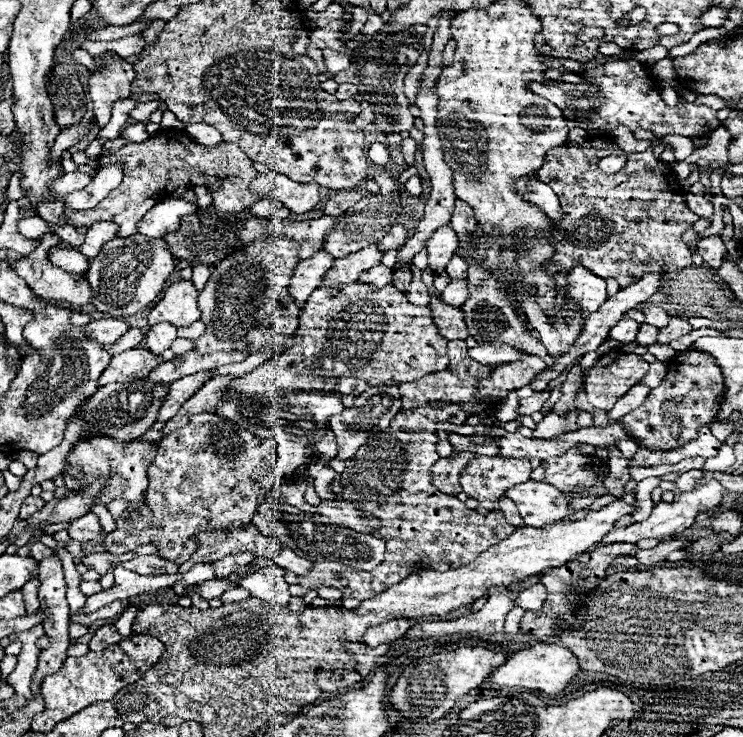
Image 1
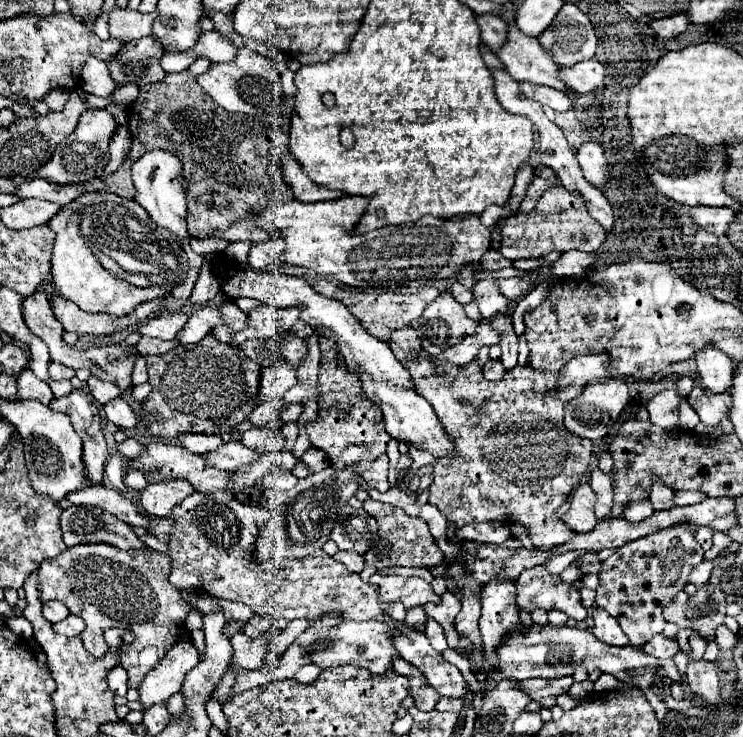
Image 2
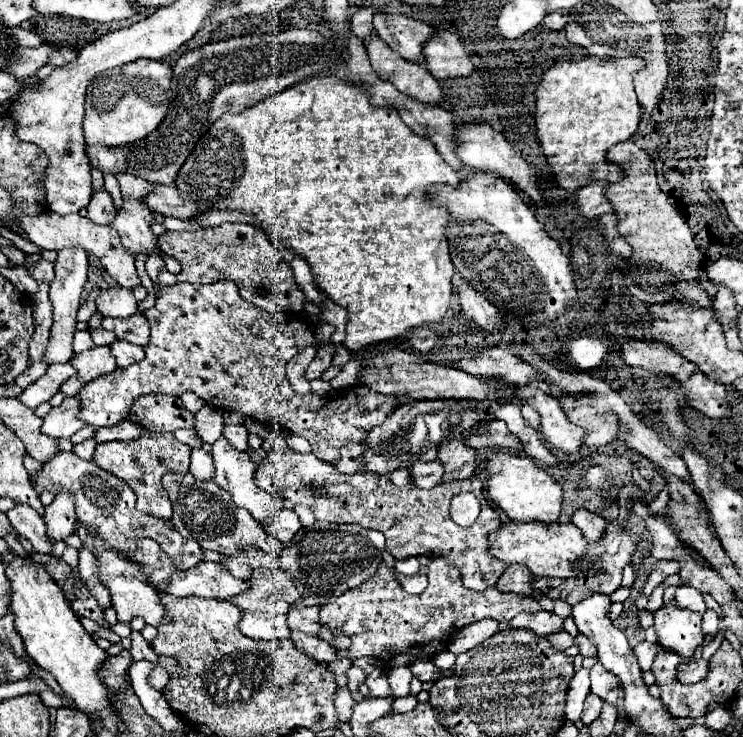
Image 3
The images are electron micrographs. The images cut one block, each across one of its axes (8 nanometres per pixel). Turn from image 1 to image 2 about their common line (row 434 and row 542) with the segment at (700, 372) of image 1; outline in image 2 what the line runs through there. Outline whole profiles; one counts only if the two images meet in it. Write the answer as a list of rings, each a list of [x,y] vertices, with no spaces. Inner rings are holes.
[[[666,528],[624,544],[602,562],[596,604],[618,620],[624,634],[630,638],[630,646],[642,648],[652,636],[664,630],[664,606],[670,604],[676,592],[684,590],[690,570],[704,560],[704,550],[694,534],[696,532],[690,532],[690,528]]]

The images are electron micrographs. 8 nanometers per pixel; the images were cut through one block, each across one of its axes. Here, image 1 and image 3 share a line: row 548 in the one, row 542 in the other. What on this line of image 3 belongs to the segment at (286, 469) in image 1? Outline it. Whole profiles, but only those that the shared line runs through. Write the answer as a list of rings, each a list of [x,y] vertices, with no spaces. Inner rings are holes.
[[[58,452],[52,460],[44,462],[42,468],[36,472],[36,476],[30,480],[34,484],[34,490],[40,494],[44,490],[52,488],[56,492],[68,490],[74,494],[76,502],[76,516],[86,524],[86,526],[96,526],[98,534],[102,540],[110,546],[116,548],[118,552],[124,550],[134,550],[136,548],[136,538],[152,538],[160,544],[160,550],[170,558],[170,562],[178,570],[188,570],[202,562],[202,550],[196,540],[186,540],[182,538],[180,532],[174,530],[170,520],[156,520],[144,512],[136,510],[136,496],[134,490],[120,478],[104,472],[94,460],[82,460],[74,452]]]

